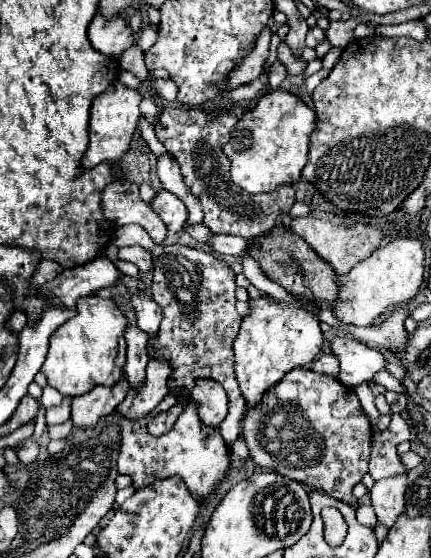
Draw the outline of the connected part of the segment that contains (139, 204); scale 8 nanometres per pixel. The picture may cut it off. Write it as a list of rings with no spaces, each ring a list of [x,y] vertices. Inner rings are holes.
[[[114,180],[102,190],[102,212],[116,226],[140,224],[156,244],[166,238],[166,224],[158,214],[140,198],[138,186],[126,180]]]

